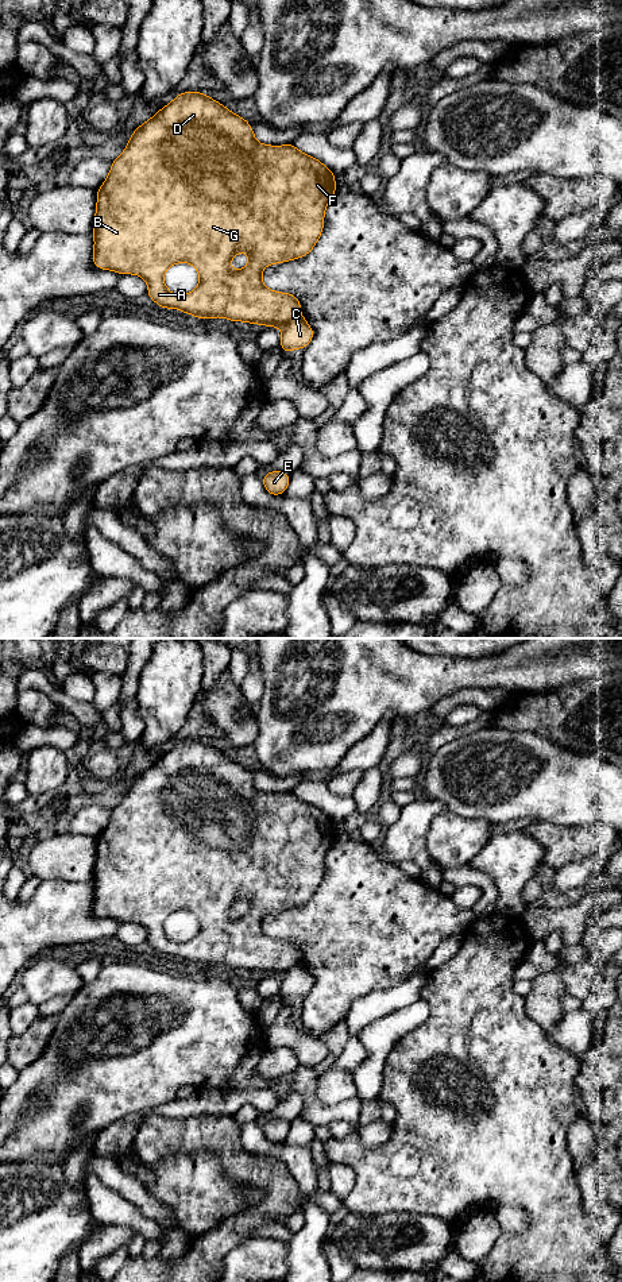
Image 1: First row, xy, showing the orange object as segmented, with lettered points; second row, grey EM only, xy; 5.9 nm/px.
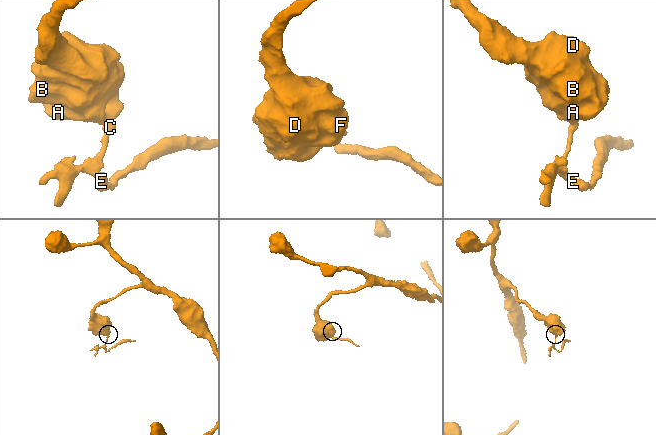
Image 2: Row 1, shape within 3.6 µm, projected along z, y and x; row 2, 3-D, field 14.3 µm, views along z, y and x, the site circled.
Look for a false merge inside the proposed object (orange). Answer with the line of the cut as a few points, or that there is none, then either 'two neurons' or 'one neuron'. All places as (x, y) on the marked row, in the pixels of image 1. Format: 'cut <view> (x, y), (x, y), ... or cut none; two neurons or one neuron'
cut xy (300, 315), (281, 327); two neurons

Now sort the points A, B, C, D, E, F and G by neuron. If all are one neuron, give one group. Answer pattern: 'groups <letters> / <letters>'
groups A B D F G / C E

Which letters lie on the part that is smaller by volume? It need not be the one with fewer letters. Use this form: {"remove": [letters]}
{"remove": ["C", "E"]}

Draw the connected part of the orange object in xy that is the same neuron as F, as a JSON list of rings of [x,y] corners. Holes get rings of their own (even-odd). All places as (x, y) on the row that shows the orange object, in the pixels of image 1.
[[[183,92],[131,134],[130,143],[123,154],[113,159],[107,179],[97,189],[96,216],[92,231],[94,236],[93,264],[97,269],[112,270],[120,275],[136,274],[142,277],[148,283],[147,296],[163,309],[175,308],[200,320],[224,317],[233,323],[246,321],[250,324],[282,328],[289,321],[301,316],[301,302],[294,294],[267,289],[262,282],[262,269],[268,264],[294,260],[310,254],[322,233],[325,208],[335,193],[335,173],[318,159],[301,152],[293,143],[285,146],[260,144],[255,140],[254,130],[246,119],[235,115],[202,92]],[[240,251],[248,254],[250,262],[244,269],[232,271],[231,259]],[[179,262],[193,264],[200,274],[198,286],[185,296],[173,294],[166,289],[163,282],[166,270]]]

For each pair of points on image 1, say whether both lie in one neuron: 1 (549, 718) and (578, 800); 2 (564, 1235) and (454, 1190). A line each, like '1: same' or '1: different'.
1: different
2: same

